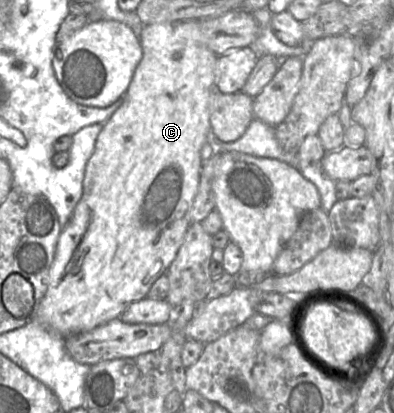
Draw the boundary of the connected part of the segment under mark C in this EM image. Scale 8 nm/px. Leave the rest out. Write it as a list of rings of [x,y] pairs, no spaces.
[[[199,20],[144,25],[139,34],[139,40],[143,51],[142,59],[134,71],[126,93],[121,98],[120,107],[103,124],[97,136],[94,151],[86,164],[83,194],[70,220],[62,228],[49,271],[48,289],[38,306],[37,319],[63,336],[87,332],[112,319],[119,318],[131,303],[146,298],[154,282],[166,273],[175,259],[191,224],[190,210],[198,190],[203,165],[201,148],[209,140],[211,133],[210,95],[215,88],[218,56],[205,45],[205,37]]]

